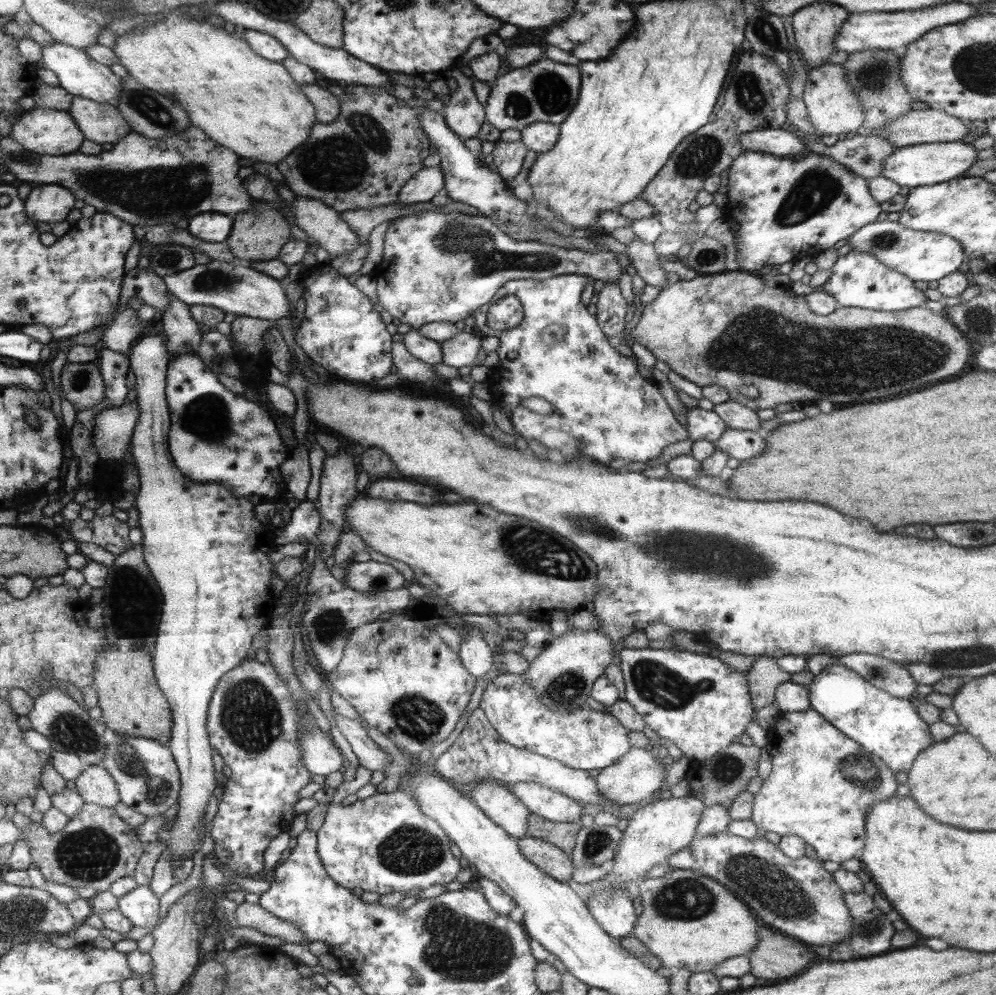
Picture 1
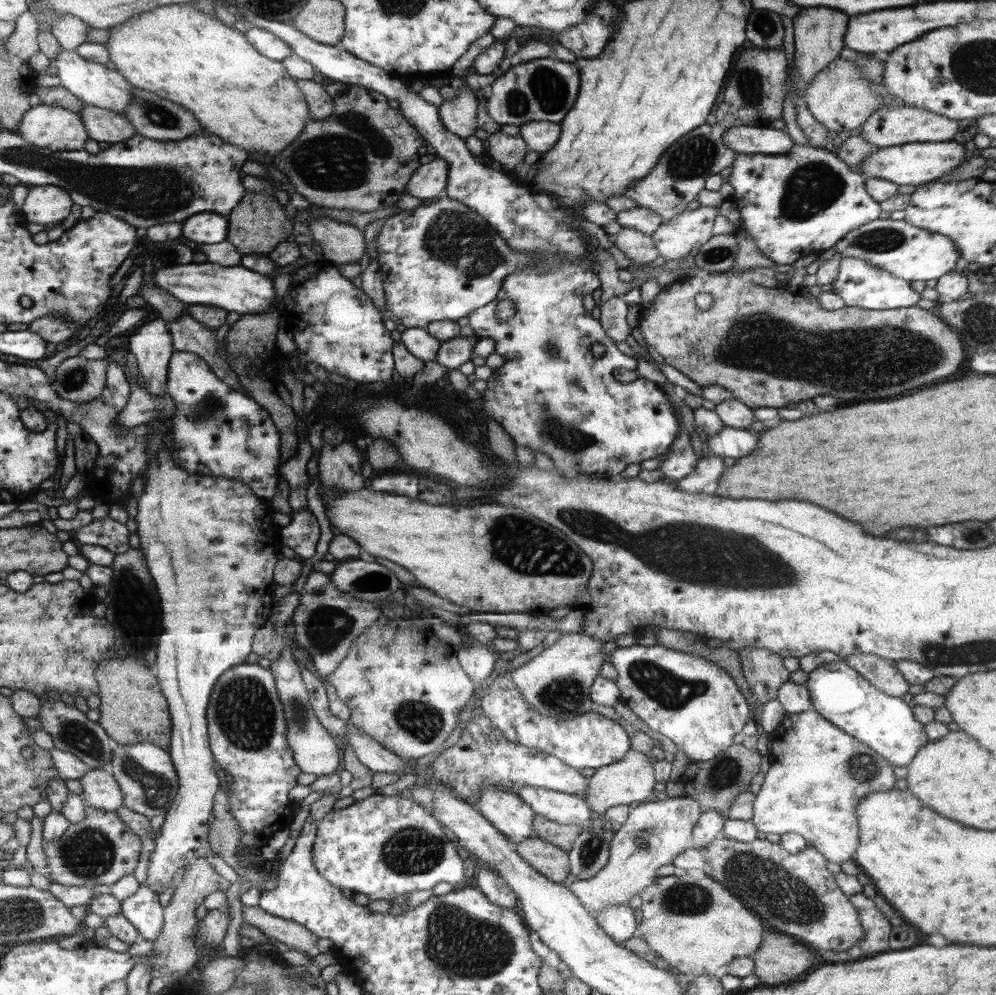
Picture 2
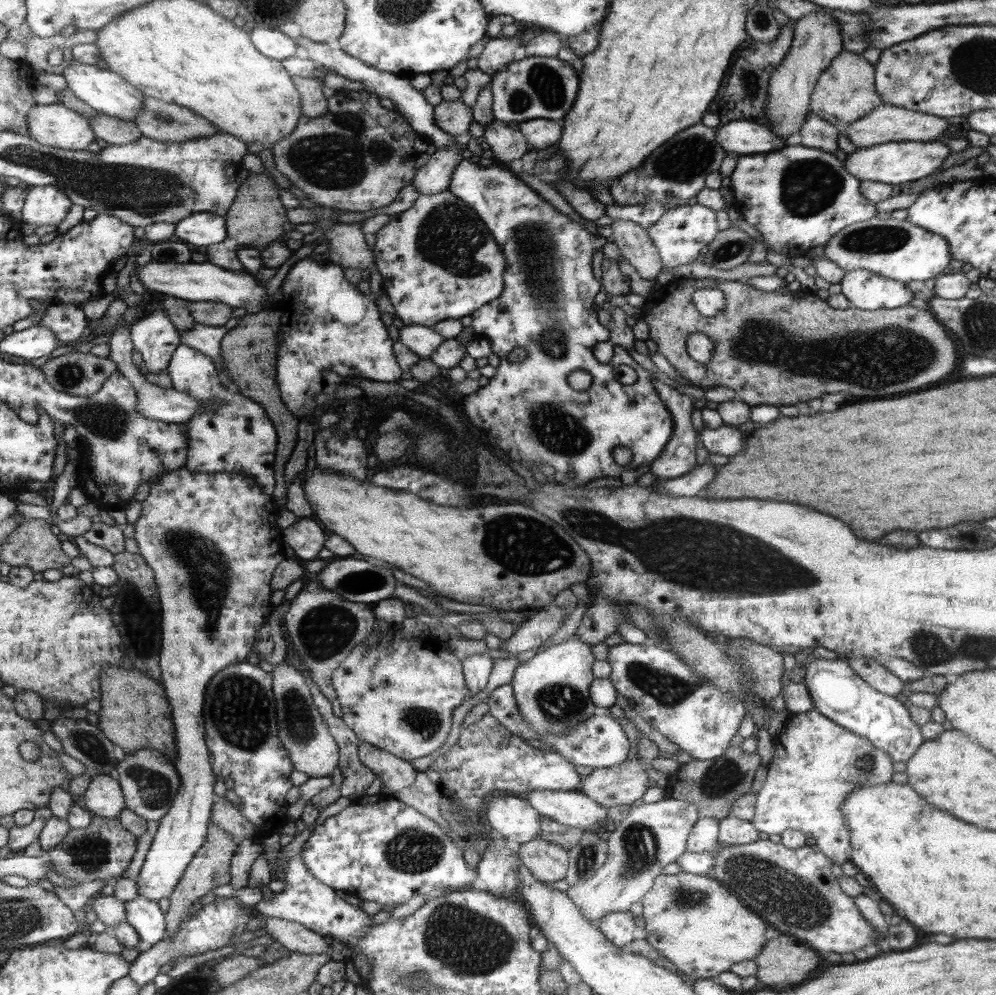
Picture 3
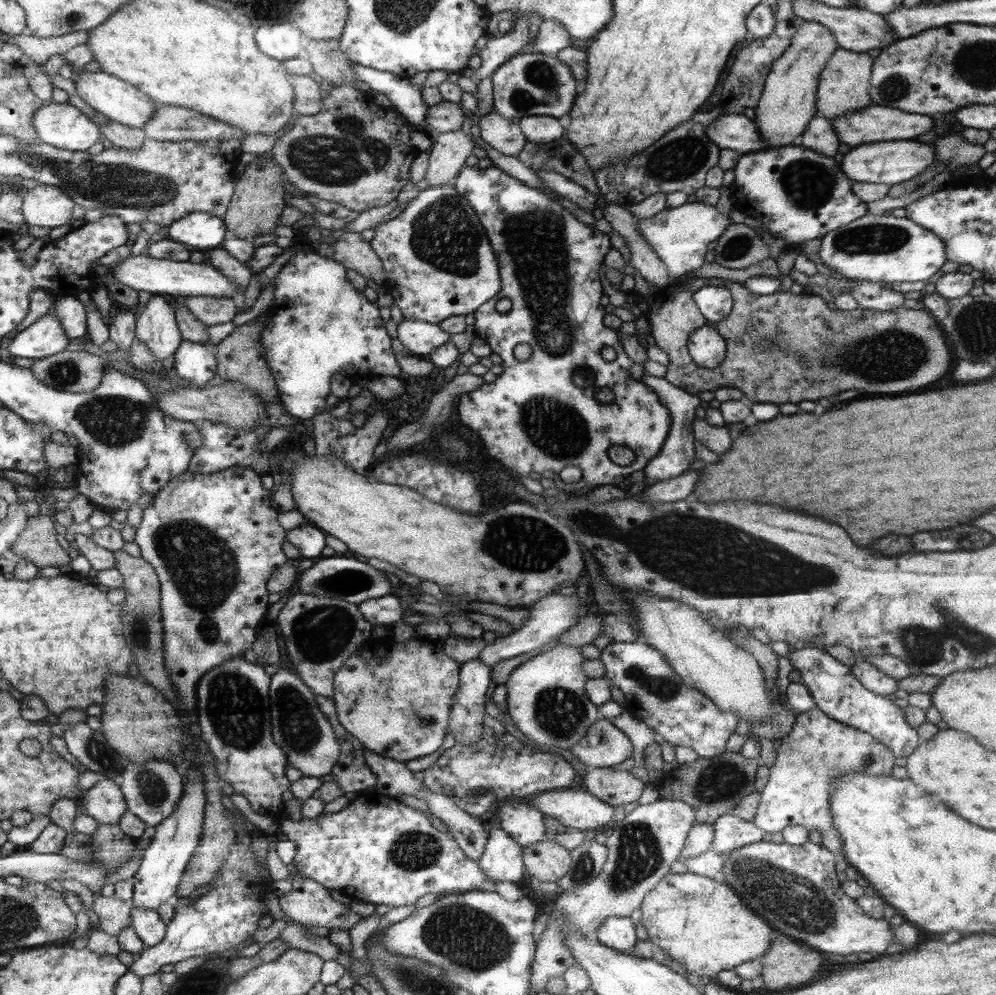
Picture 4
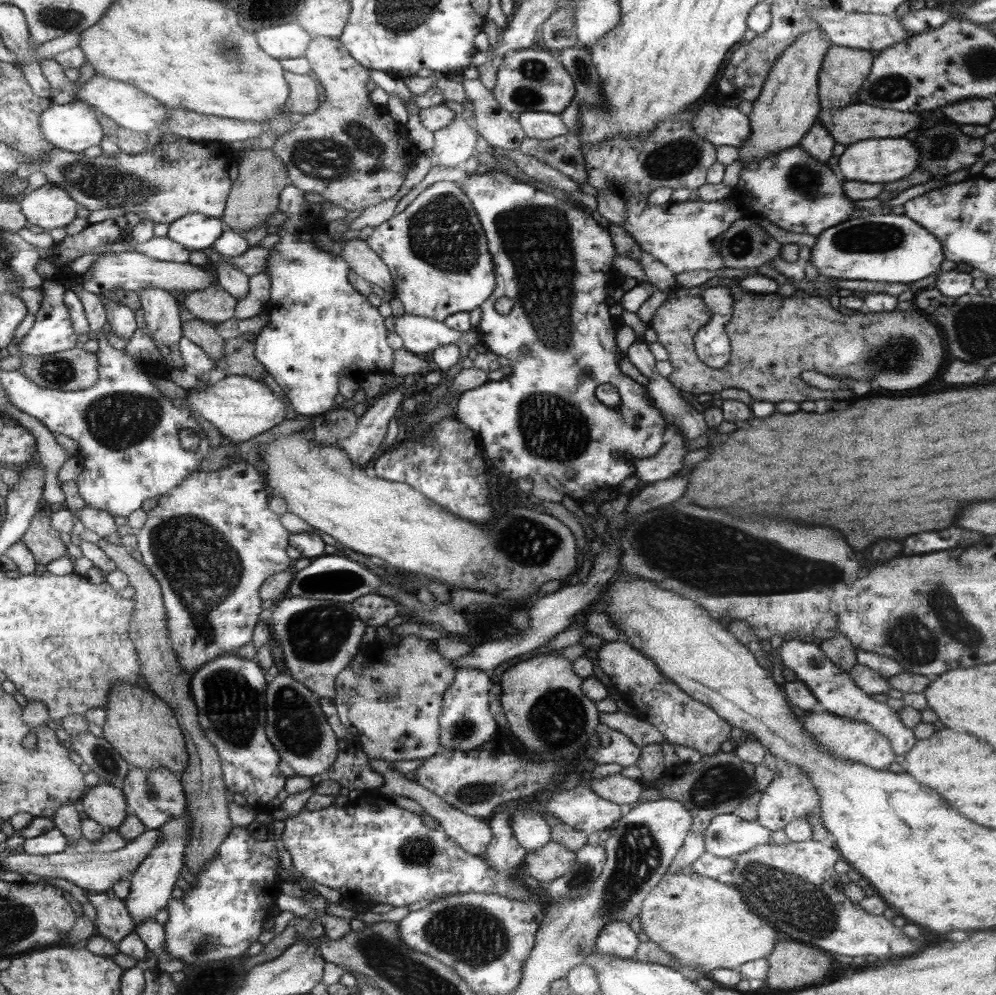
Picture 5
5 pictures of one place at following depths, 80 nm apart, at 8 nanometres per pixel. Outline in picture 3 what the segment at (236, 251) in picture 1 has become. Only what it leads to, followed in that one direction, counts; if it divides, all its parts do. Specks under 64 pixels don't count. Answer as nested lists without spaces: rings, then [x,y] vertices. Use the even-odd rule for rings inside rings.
[[[265,168],[265,173],[249,173],[248,180],[239,190],[239,196],[232,203],[231,210],[226,217],[228,237],[244,248],[255,248],[258,251],[268,248],[268,244],[276,241],[286,230],[295,230],[295,225],[286,220],[286,210],[280,202],[278,186],[272,186],[274,179]]]

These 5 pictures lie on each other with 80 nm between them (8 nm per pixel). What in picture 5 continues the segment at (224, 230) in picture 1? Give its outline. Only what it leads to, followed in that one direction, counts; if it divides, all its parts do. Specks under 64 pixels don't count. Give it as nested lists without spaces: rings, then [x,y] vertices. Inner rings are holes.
[[[196,213],[171,223],[167,237],[188,251],[204,251],[215,246],[225,229],[221,218]]]

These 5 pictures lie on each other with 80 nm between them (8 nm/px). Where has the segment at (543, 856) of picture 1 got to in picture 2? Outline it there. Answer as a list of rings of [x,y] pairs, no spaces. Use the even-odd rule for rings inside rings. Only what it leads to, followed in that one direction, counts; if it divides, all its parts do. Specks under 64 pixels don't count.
[[[532,836],[518,843],[517,852],[536,872],[548,877],[548,880],[562,883],[571,873],[570,852],[551,841]]]

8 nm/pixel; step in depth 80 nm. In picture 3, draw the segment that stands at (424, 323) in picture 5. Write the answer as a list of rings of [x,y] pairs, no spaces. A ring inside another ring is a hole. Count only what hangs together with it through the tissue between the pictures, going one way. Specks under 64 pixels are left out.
[[[404,325],[399,331],[399,341],[422,359],[430,358],[445,339],[436,330],[426,326]]]

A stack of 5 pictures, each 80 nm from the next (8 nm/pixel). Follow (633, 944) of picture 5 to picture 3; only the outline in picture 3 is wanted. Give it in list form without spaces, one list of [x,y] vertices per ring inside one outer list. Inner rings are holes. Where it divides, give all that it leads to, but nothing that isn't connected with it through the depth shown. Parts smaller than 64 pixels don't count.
[[[630,911],[616,912],[606,915],[596,922],[604,936],[616,947],[628,949],[628,944],[634,942],[634,918]]]

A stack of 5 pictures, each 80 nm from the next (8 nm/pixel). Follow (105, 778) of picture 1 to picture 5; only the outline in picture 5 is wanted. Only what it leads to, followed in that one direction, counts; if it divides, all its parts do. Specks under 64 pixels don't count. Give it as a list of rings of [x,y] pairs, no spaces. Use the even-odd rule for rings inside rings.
[[[99,783],[88,789],[82,800],[82,812],[107,828],[119,828],[127,819],[127,798],[123,789],[113,784]]]

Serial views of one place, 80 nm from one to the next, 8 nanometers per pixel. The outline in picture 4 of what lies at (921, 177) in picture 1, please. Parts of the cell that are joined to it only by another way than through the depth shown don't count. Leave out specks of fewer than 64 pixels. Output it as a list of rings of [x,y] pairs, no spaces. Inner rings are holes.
[[[914,139],[889,140],[851,147],[850,151],[843,156],[840,167],[842,172],[852,181],[892,186],[914,179],[934,161],[935,148],[931,143],[926,144]]]

